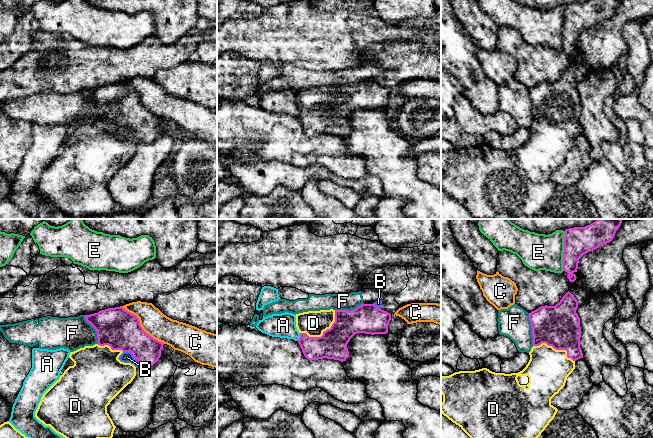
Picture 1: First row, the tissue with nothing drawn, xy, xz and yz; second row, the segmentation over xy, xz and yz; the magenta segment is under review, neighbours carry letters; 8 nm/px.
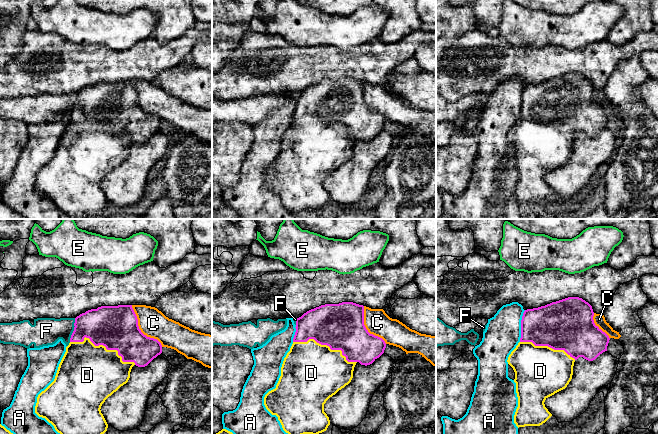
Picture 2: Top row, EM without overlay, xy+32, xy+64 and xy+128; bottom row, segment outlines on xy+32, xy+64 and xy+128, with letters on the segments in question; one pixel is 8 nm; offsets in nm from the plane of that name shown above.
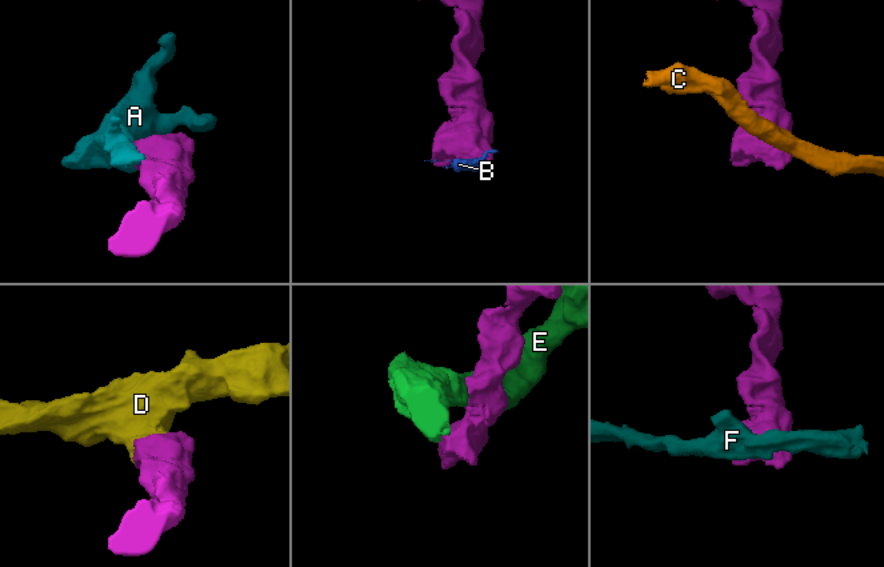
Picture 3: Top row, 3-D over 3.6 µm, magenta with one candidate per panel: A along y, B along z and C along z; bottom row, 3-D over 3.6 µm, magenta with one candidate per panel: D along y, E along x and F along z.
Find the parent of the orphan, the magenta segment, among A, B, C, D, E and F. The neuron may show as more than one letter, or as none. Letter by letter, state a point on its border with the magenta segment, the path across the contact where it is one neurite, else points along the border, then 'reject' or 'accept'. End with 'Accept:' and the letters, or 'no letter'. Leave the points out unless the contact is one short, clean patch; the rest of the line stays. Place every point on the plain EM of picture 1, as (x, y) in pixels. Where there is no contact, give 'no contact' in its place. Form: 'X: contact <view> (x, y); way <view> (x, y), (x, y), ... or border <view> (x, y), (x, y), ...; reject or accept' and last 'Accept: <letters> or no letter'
A: contact xz (300, 113); border xz (300, 109), (300, 113), (297, 116); reject
B: contact xy (133, 131); border xy (123, 127), (129, 127), (141, 140); reject
C: contact xy (140, 102); reject
D: contact xz (323, 108); accept
E: contact yz (563, 27); reject
F: contact yz (532, 105); reject
Accept: D

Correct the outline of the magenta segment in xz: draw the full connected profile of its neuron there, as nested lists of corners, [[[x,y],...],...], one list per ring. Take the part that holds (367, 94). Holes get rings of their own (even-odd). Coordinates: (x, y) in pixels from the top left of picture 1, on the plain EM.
[[[362,80],[356,85],[320,86],[296,90],[296,103],[300,109],[298,119],[308,136],[334,135],[341,138],[349,133],[347,120],[357,109],[386,110],[391,96],[391,90],[379,85],[374,80]]]

